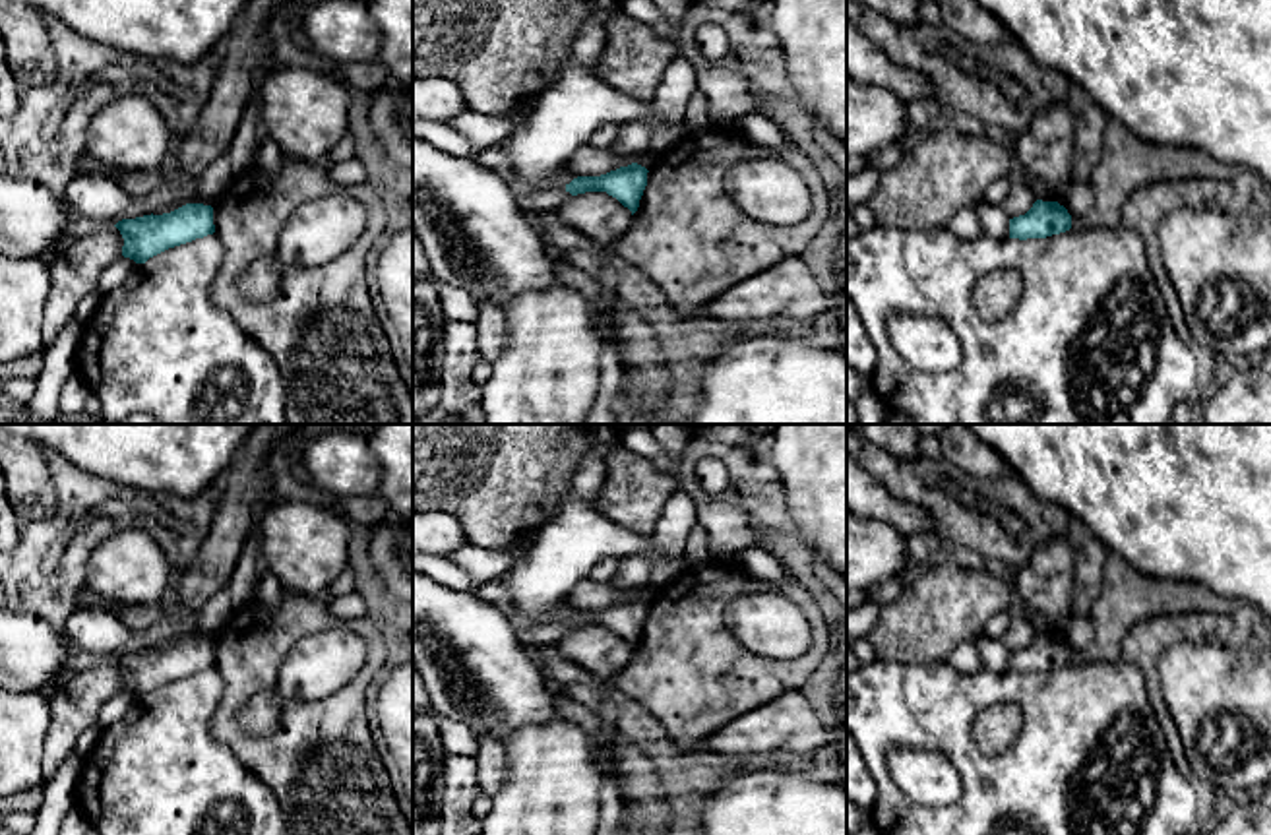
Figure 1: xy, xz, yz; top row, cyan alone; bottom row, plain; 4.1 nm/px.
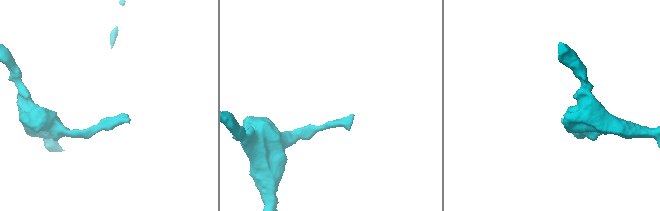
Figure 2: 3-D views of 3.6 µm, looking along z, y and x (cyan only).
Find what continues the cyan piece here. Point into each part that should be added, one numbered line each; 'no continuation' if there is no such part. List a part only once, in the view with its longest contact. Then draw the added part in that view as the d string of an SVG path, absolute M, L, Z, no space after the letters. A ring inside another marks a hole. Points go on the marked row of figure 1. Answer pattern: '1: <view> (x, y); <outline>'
no continuation

